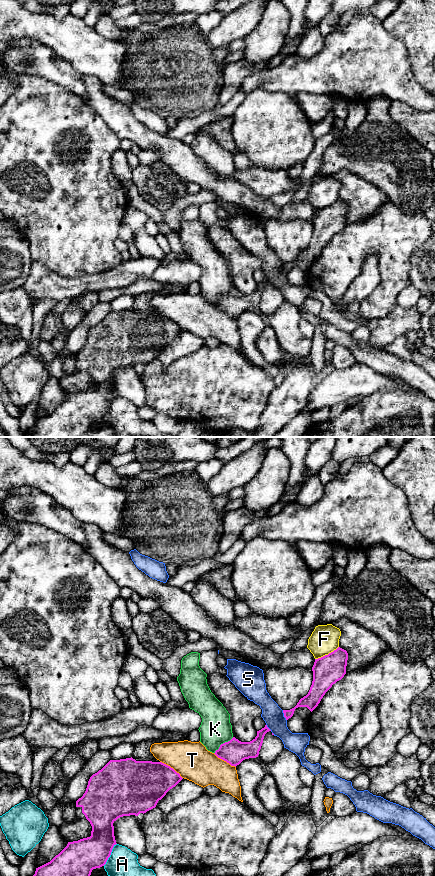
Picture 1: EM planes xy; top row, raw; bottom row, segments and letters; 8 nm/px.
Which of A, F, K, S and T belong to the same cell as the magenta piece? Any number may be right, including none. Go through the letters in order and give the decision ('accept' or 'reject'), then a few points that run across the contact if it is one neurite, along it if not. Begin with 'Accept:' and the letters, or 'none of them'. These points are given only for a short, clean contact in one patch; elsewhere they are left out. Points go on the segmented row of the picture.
Accept: none of them
A: reject
F: reject; line xy (338, 646), (327, 654), (315, 659)
K: reject; line xy (233, 737), (223, 742), (214, 753)
S: reject; line xy (282, 710), (286, 720)
T: reject

